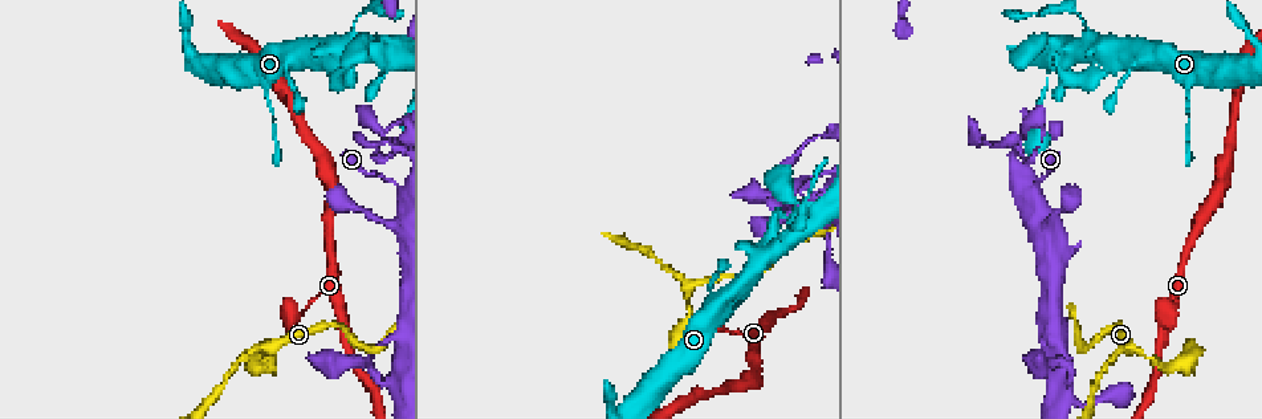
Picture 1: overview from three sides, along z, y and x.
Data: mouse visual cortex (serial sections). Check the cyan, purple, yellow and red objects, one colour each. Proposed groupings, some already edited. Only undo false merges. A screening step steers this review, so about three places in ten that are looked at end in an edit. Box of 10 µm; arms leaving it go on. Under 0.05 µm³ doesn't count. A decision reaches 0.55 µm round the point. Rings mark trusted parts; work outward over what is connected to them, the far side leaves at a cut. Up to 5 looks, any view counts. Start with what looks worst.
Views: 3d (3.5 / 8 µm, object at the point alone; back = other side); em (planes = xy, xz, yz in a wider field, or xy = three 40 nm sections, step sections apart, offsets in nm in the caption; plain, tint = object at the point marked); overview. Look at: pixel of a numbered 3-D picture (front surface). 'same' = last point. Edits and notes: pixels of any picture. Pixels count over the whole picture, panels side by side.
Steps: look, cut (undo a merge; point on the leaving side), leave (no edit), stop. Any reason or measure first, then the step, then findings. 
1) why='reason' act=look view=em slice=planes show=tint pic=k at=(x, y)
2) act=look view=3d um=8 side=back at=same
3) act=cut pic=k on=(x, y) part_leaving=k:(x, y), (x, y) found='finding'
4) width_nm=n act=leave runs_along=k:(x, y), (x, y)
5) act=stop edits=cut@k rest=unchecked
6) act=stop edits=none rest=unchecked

why='sharp bend' act=look view=3d um=8 pic=1 at=(1052, 41)

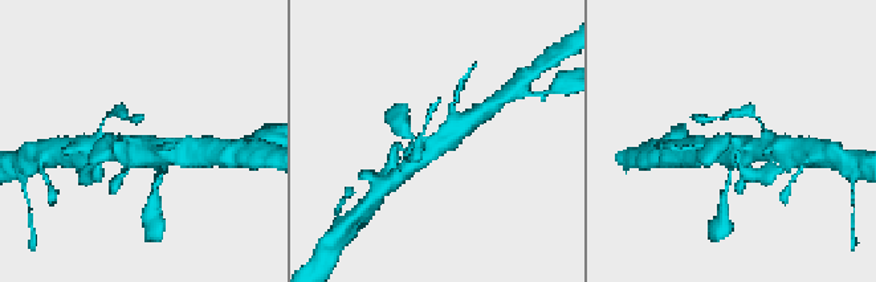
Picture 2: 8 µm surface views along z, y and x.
why='zoom in' act=look view=3d um=3.5 at=same

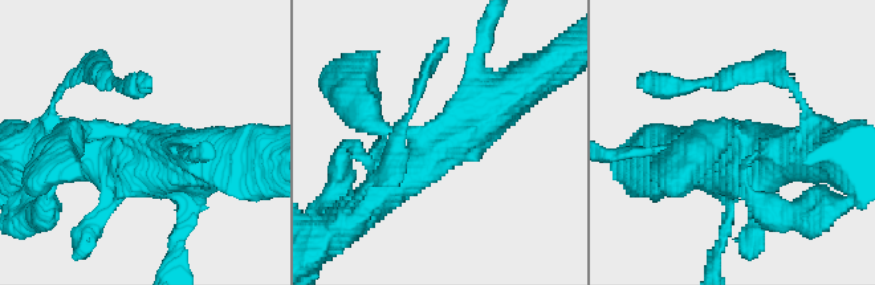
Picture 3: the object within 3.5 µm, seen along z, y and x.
act=look view=em slice=planes show=tint pic=3 at=(421, 137)

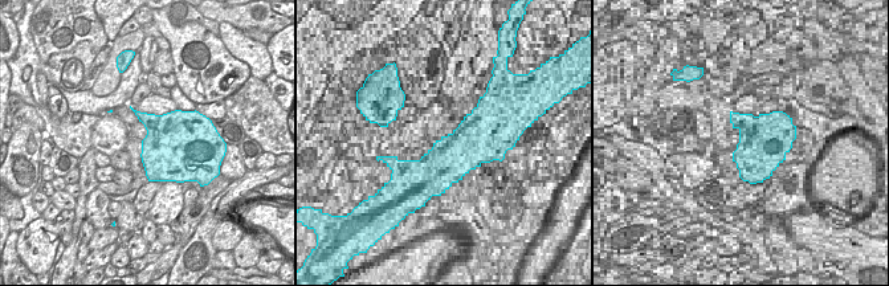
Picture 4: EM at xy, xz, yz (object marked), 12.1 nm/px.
act=leave found='all the same cell'

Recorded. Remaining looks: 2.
why='calibre changes' act=look view=3d um=8 pic=1 at=(1169, 312)

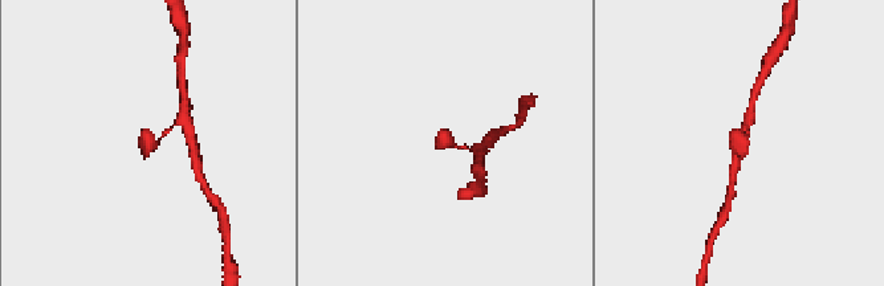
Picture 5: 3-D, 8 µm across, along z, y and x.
why='now the EM' act=look view=em slice=xy step=1 show=tint at=same

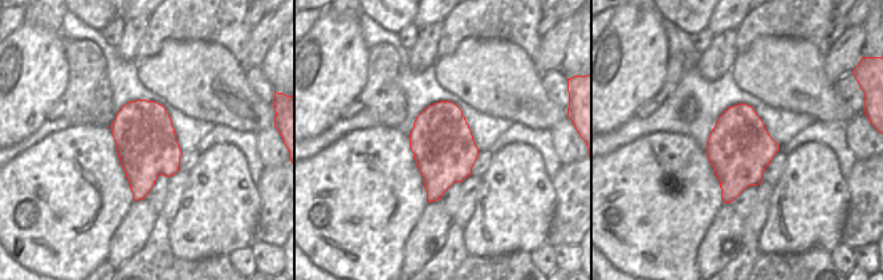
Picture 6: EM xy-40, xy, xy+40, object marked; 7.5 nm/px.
width_nm=480 act=leave runs_along=5:(475, 150), (456, 147), (443, 131) found='all the same cell'

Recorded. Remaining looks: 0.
act=stop edits=none rest=unchecked

